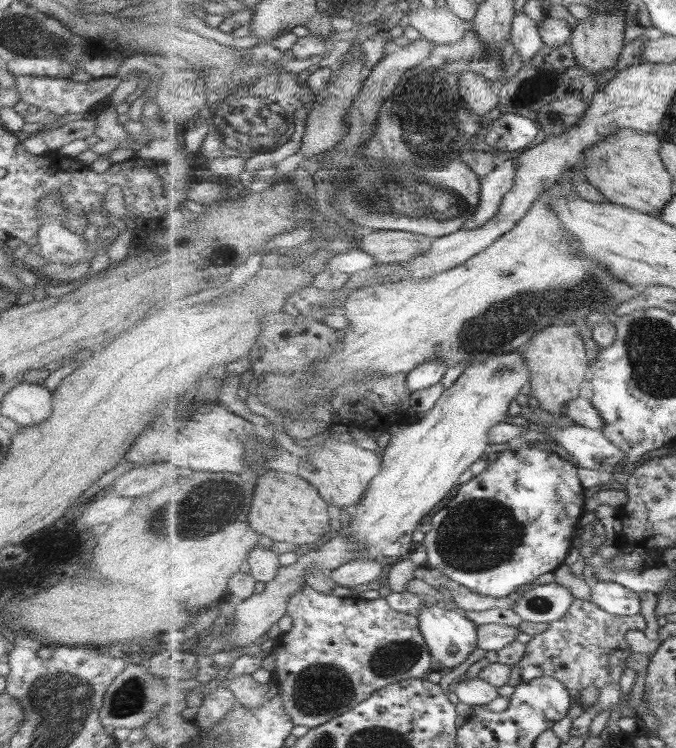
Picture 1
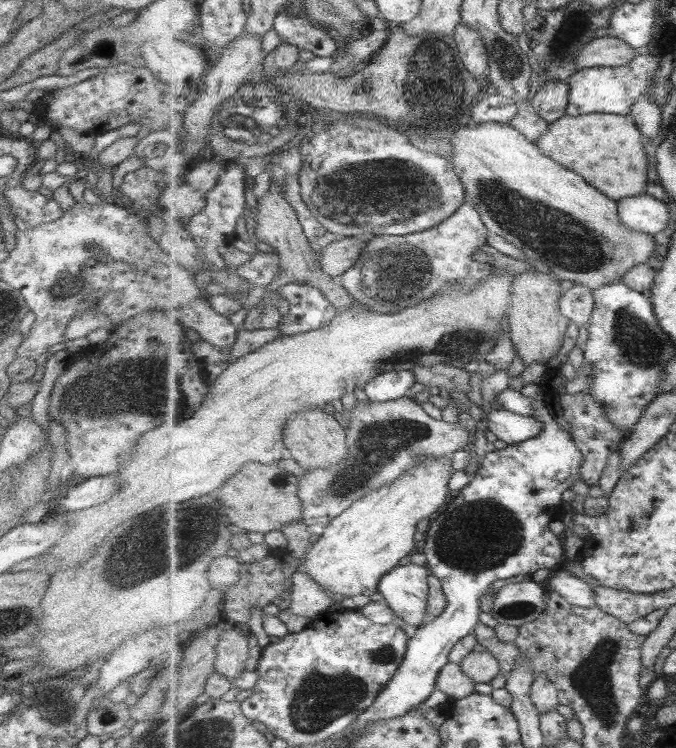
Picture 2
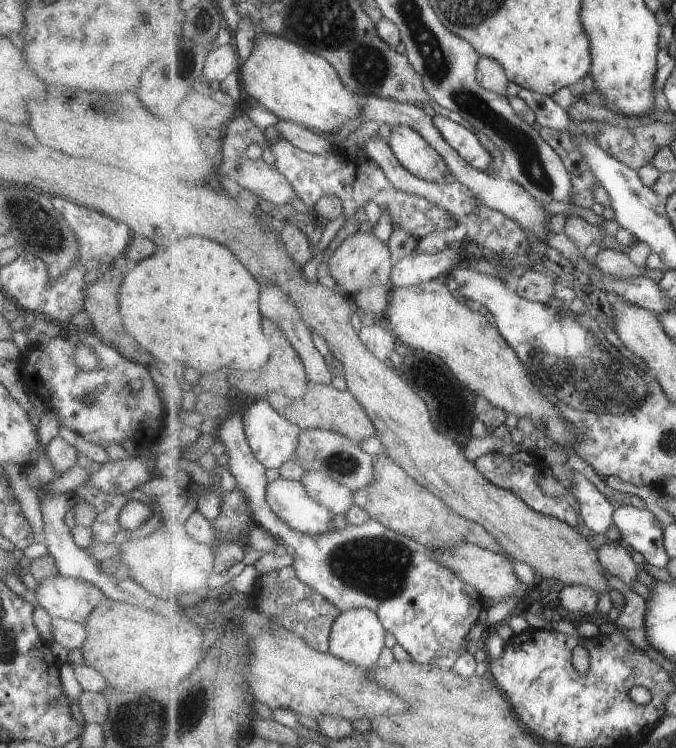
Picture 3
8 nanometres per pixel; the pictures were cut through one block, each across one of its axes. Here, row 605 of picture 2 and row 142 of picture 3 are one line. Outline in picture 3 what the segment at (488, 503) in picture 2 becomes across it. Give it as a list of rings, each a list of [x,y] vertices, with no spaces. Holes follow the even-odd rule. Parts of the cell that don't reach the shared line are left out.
[[[435,115],[433,120],[435,121],[437,130],[447,140],[447,144],[453,150],[457,150],[461,158],[465,158],[471,166],[481,171],[491,168],[493,156],[491,156],[490,152],[487,152],[487,148],[479,142],[479,138],[471,130],[467,130],[465,126],[452,122],[441,115]]]

